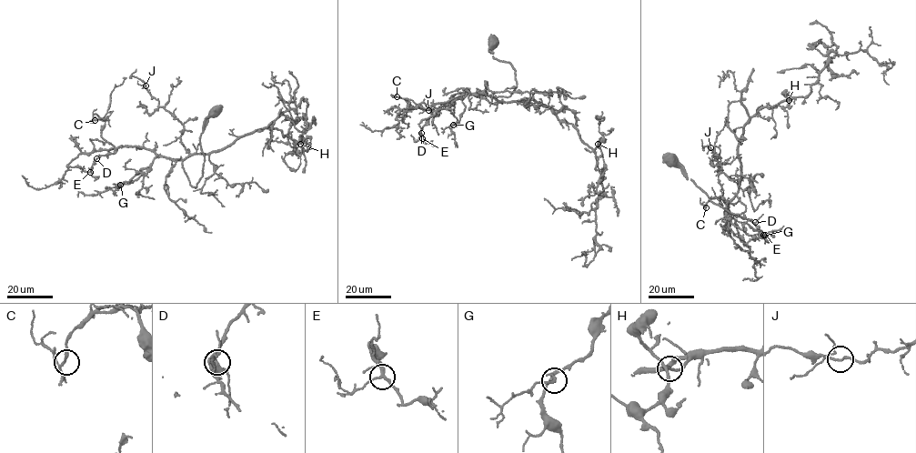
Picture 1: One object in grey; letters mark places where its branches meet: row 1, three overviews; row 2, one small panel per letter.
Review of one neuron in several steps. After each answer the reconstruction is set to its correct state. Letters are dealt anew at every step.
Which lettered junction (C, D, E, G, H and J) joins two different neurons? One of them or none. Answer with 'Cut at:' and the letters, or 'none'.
Cut at: none

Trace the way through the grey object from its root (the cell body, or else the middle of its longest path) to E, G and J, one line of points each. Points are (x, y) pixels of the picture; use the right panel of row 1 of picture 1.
E: (669, 162), (711, 201), (740, 214), (746, 205), (737, 195), (727, 210), (765, 235)
G: (669, 162), (679, 166), (711, 201), (740, 214), (746, 205), (737, 195), (728, 203), (730, 215), (763, 235)
J: (669, 162), (711, 201), (740, 214), (746, 206), (737, 195), (739, 183), (710, 164), (716, 159), (710, 147)

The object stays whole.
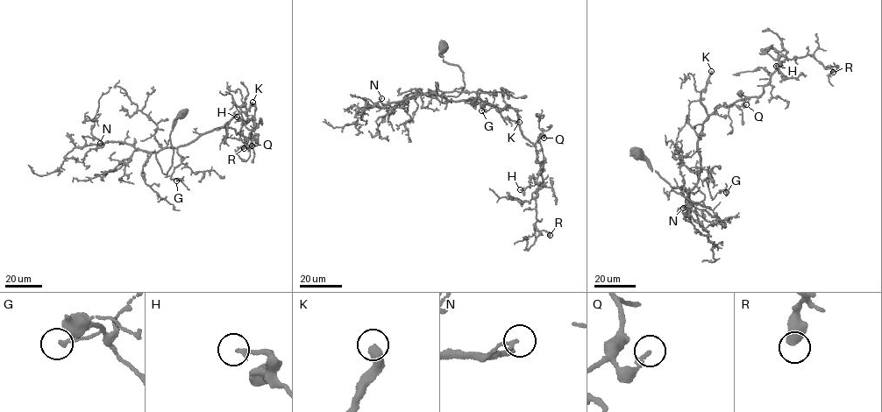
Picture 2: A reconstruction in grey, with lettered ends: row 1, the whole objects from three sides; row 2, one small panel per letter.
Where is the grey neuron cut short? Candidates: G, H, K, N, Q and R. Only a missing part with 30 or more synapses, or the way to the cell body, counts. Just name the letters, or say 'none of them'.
H, K

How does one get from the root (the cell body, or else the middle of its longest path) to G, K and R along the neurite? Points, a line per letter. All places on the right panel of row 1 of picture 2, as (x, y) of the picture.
G: (636, 156), (691, 201), (704, 200), (696, 185), (700, 166), (707, 170), (713, 198), (726, 192)
K: (636, 156), (674, 191), (695, 202), (704, 200), (696, 185), (698, 144), (707, 115), (701, 94), (711, 71)
R: (636, 156), (700, 202), (698, 144), (718, 107), (759, 95), (782, 56), (814, 56), (833, 72)

